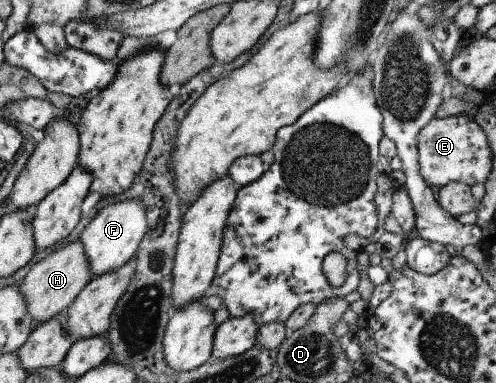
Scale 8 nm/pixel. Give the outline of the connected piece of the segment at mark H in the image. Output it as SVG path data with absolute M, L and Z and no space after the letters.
M79 239L59 247L33 264L18 284L19 293L23 295L23 301L27 307L27 315L31 317L31 324L39 325L51 319L53 315L66 310L92 277L93 273L89 271L89 263Z

